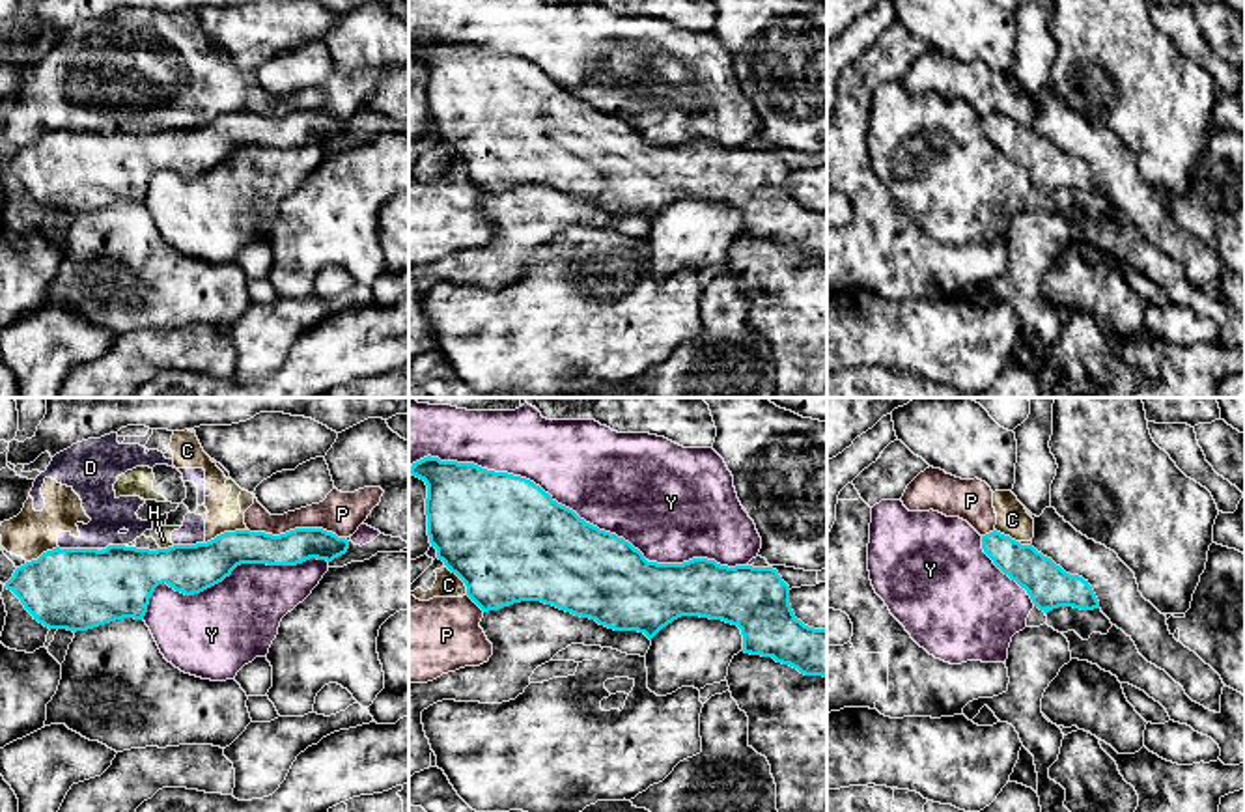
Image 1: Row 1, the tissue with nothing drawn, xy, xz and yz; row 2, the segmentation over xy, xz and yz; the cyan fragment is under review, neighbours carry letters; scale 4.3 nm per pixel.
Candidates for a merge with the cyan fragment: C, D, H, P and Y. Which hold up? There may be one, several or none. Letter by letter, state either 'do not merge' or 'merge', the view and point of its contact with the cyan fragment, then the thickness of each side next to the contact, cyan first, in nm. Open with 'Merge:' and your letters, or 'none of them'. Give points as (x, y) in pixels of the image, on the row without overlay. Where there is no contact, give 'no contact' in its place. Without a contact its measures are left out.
Merge: none of them
C: do not merge; contact xy (226, 114); calibres 200 and 90 nm
D: do not merge; contact xy (77, 131); calibres 360 and 160 nm
H: do not merge; contact xy (168, 129); calibres 300 and 70 nm
P: do not merge; contact xy (297, 111); calibres 150 and 180 nm
Y: do not merge; contact xz (575, 96); calibres 460 and 440 nm

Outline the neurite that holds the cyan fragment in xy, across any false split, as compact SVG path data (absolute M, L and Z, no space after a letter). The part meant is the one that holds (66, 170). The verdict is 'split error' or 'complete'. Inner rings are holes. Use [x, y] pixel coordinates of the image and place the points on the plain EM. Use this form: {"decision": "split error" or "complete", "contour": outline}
{"decision": "complete", "contour": "M295 110L280 118L235 112L207 125L157 133L56 129L17 149L4 170L45 209L77 215L123 200L144 202L149 179L162 164L194 177L222 164L241 146L332 144L347 131L345 119L323 110Z"}

